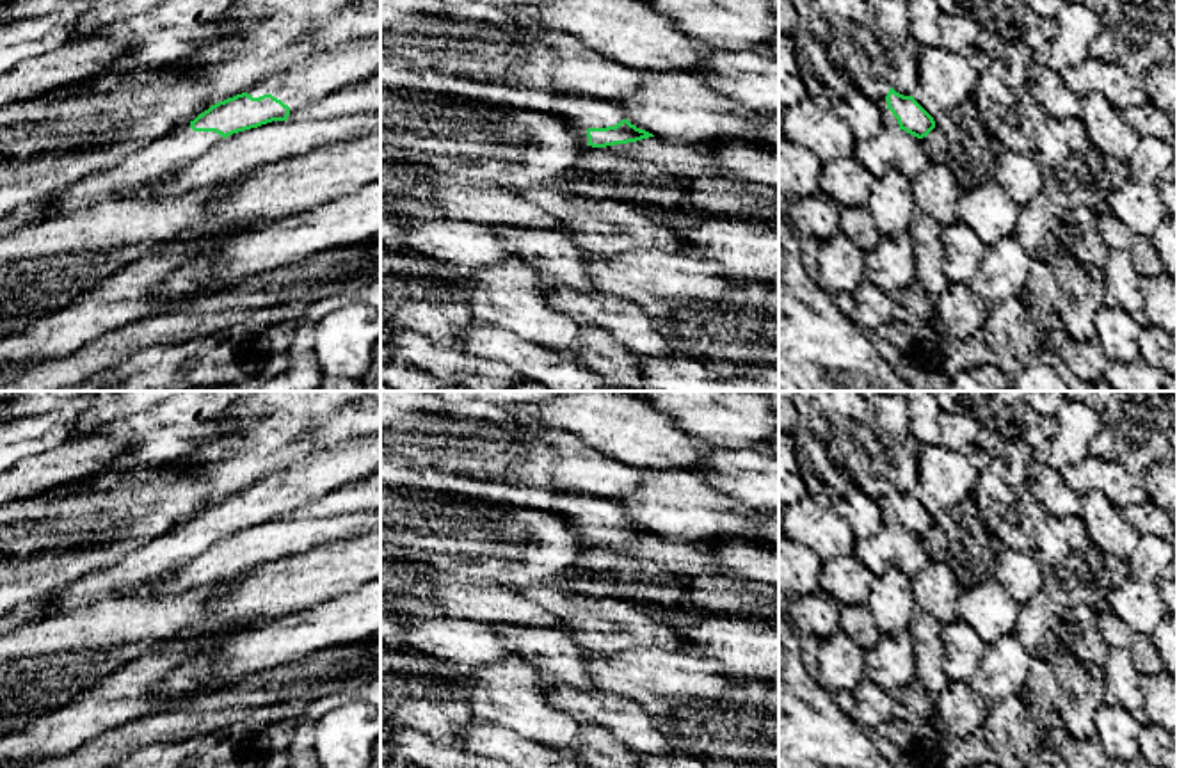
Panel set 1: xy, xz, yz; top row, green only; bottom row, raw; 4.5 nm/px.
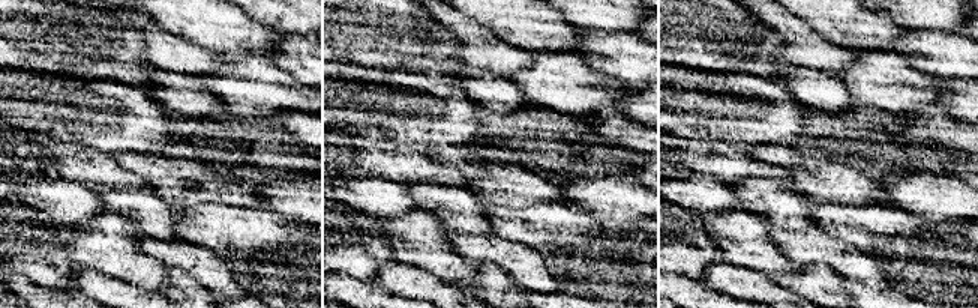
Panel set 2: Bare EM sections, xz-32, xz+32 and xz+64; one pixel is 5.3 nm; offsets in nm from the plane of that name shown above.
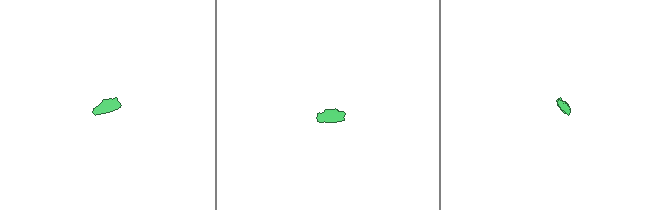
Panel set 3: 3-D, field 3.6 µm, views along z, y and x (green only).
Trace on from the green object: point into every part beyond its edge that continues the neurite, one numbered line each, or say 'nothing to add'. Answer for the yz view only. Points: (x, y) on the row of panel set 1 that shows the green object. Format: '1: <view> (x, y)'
1: yz (889, 121)

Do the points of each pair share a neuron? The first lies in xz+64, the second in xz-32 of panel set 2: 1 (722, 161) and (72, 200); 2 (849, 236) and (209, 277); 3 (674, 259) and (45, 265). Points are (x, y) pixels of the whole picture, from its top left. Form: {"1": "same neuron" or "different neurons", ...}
{"1": "different neurons", "2": "different neurons", "3": "same neuron"}

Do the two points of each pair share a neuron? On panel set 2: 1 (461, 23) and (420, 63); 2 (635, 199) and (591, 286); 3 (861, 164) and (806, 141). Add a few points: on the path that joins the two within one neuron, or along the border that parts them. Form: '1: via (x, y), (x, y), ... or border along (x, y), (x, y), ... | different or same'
1: border along (444, 30), (453, 41) | different
2: border along (608, 224), (617, 232) | different
3: via (848, 150), (837, 150), (819, 143) | same

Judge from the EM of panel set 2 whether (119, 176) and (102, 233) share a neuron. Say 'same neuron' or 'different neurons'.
different neurons

